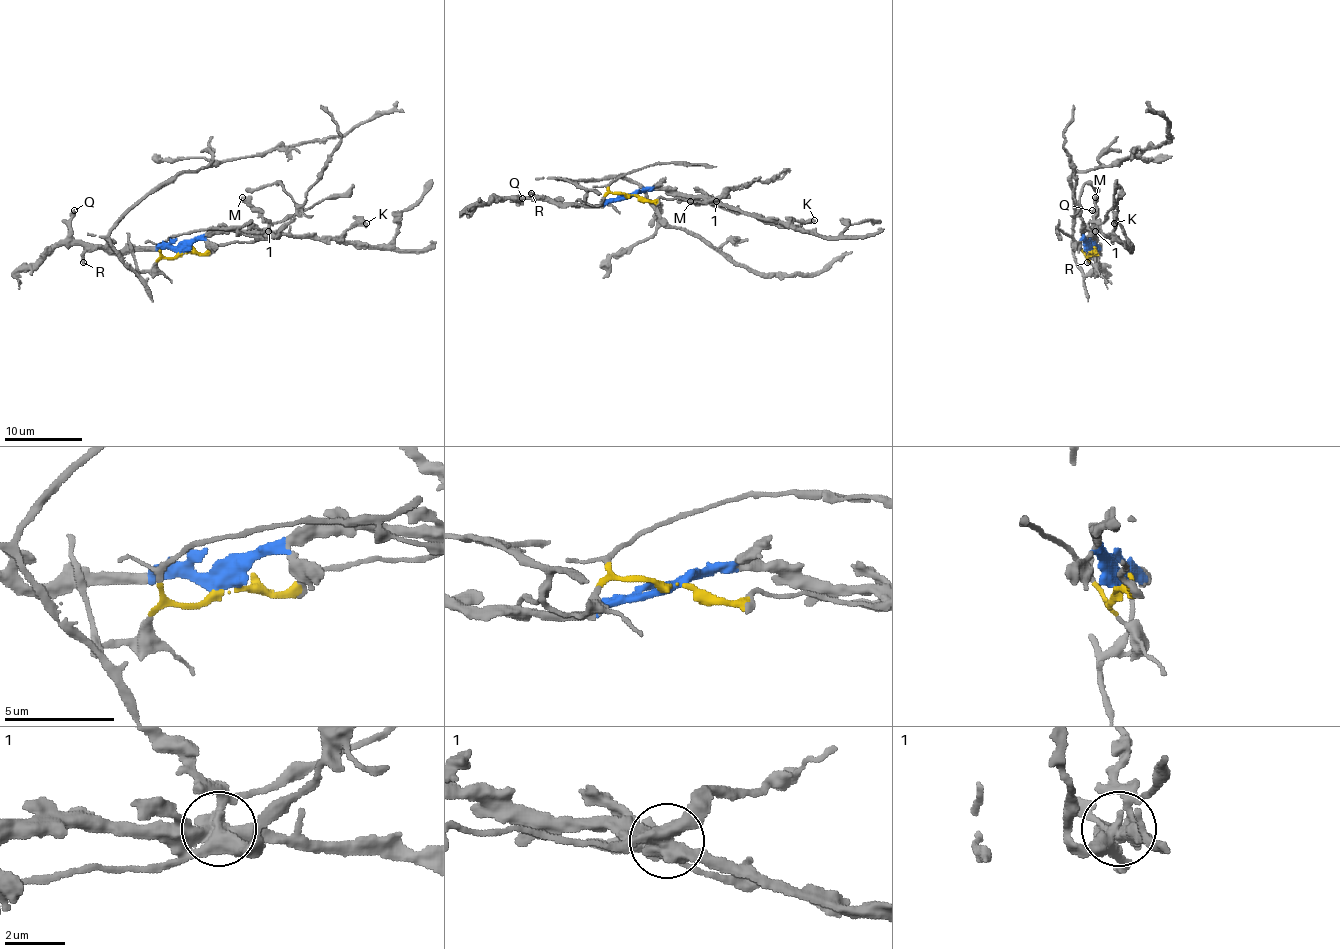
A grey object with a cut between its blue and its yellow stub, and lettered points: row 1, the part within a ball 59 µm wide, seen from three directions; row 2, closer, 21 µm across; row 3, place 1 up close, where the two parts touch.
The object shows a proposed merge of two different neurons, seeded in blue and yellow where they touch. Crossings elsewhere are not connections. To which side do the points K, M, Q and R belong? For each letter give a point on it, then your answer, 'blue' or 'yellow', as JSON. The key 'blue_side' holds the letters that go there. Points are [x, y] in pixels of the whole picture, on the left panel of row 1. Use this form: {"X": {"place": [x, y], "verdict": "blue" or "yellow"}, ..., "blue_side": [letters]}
{"K": {"place": [366, 223], "verdict": "blue"}, "M": {"place": [242, 197], "verdict": "blue"}, "Q": {"place": [74, 210], "verdict": "blue"}, "R": {"place": [83, 262], "verdict": "blue"}, "blue_side": ["K", "M", "Q", "R"]}

